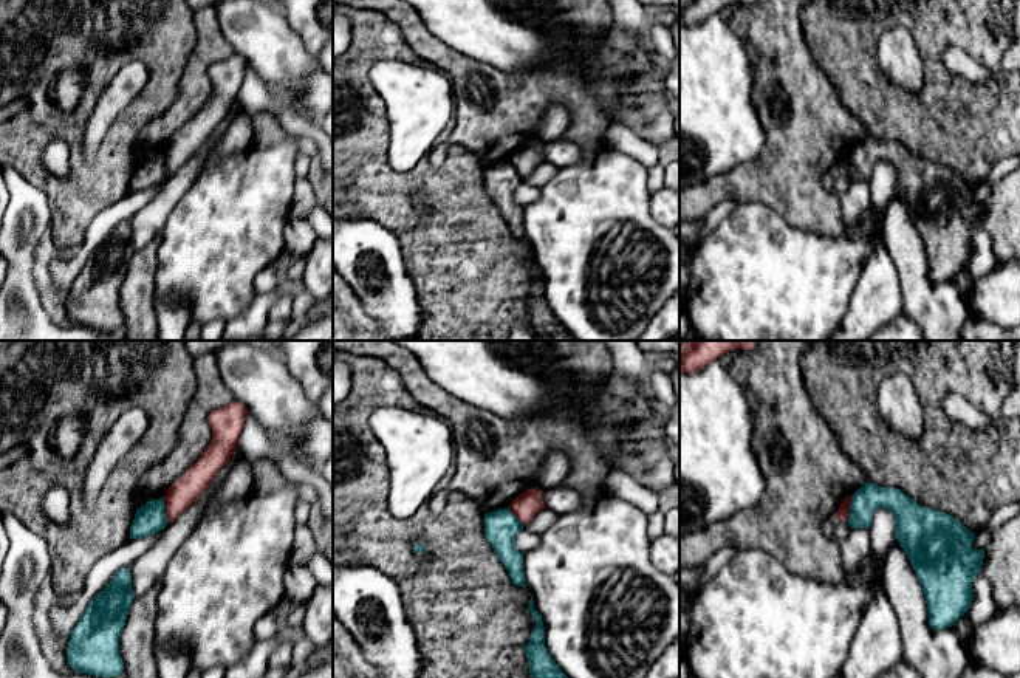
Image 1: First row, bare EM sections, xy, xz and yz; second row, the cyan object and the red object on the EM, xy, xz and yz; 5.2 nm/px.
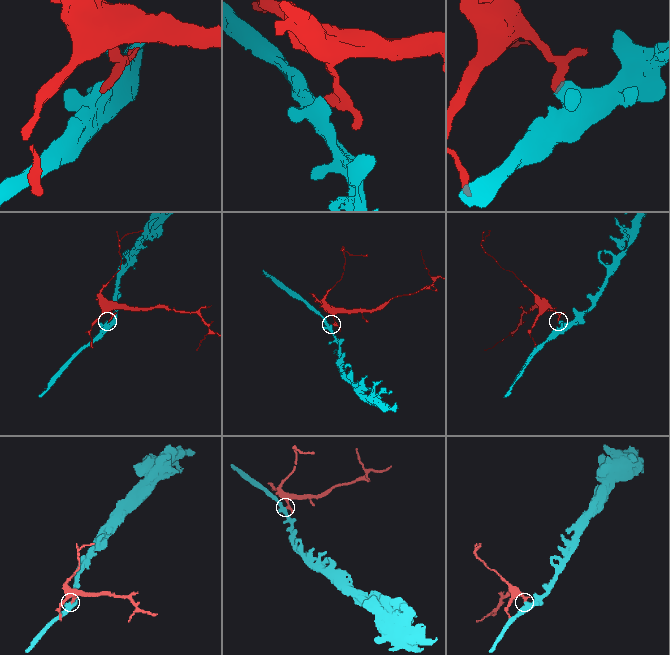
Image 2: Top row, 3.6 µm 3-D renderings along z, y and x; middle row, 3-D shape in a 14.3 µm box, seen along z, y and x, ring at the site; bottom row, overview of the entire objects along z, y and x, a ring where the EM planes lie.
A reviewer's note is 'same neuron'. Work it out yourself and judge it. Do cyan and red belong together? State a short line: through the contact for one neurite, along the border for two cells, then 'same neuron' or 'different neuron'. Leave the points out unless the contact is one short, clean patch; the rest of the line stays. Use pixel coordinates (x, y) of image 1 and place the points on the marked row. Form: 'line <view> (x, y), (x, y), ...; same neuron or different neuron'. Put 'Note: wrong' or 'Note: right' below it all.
line yz (853, 494), (847, 520); different neuron
Note: wrong

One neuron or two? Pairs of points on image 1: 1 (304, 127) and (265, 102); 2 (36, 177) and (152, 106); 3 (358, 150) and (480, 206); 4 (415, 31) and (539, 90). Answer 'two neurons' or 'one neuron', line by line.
1: one neuron
2: one neuron
3: one neuron
4: one neuron

